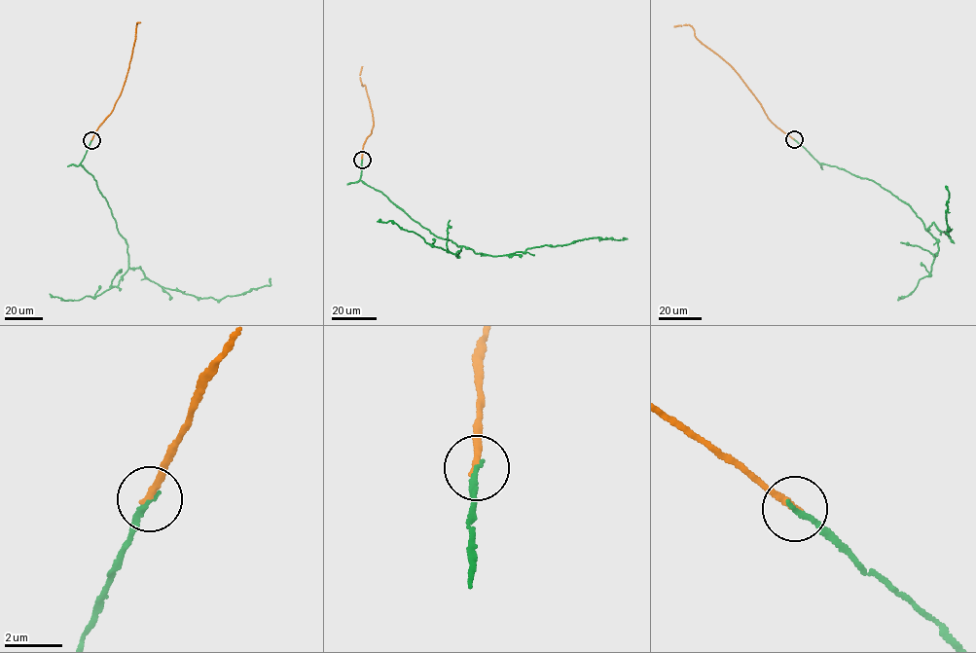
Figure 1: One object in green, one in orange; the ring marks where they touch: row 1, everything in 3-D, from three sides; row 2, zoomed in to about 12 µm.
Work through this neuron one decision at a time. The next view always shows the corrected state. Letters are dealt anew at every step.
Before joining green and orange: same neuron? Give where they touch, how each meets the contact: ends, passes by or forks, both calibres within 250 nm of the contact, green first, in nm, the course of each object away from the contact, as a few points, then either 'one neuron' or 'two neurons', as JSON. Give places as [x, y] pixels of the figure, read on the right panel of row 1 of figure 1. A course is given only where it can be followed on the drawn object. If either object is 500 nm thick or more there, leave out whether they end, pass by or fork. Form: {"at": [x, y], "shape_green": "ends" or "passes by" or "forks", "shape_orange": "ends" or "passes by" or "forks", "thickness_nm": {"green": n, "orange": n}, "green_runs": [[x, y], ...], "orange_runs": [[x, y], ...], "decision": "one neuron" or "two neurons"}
{"at": [794, 139], "shape_green": "ends", "shape_orange": "ends", "thickness_nm": {"green": 170, "orange": 220}, "green_runs": [[794, 139], [818, 163], [870, 180], [907, 203], [925, 229], [933, 223], [945, 234], [949, 227], [945, 185]], "orange_runs": [[794, 139], [772, 123], [740, 75], [701, 42], [691, 26], [674, 26]], "decision": "two neurons"}

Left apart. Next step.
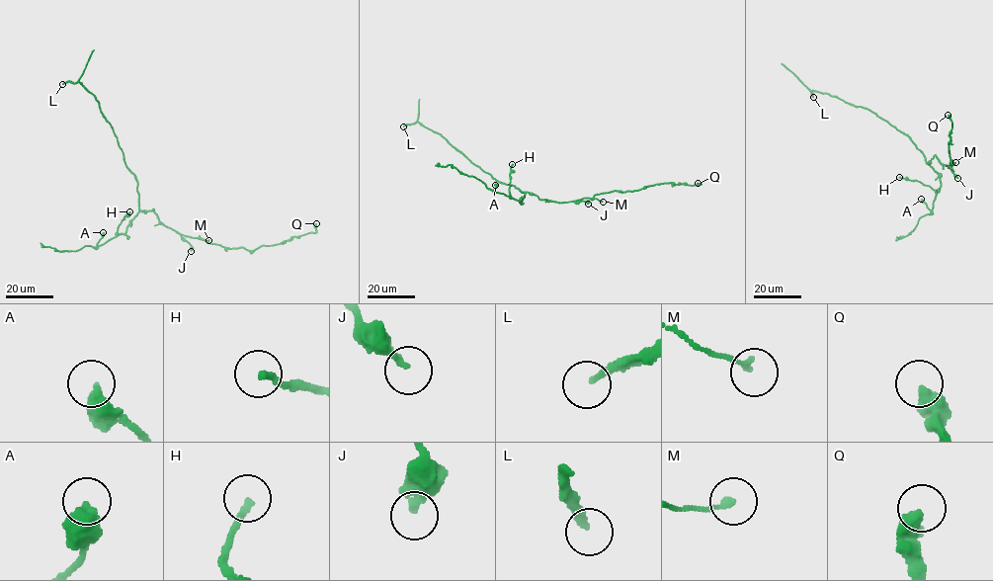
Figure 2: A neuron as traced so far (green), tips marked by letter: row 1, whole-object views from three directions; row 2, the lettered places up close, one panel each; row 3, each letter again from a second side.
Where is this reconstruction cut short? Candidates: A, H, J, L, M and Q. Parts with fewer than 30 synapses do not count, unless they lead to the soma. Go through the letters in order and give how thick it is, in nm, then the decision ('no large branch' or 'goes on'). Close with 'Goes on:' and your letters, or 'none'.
A: calibre 480 nm; no large branch
H: calibre 200 nm; no large branch
J: calibre 280 nm; no large branch
L: calibre 240 nm; no large branch
M: calibre 160 nm; no large branch
Q: calibre 480 nm; no large branch
Goes on: none

